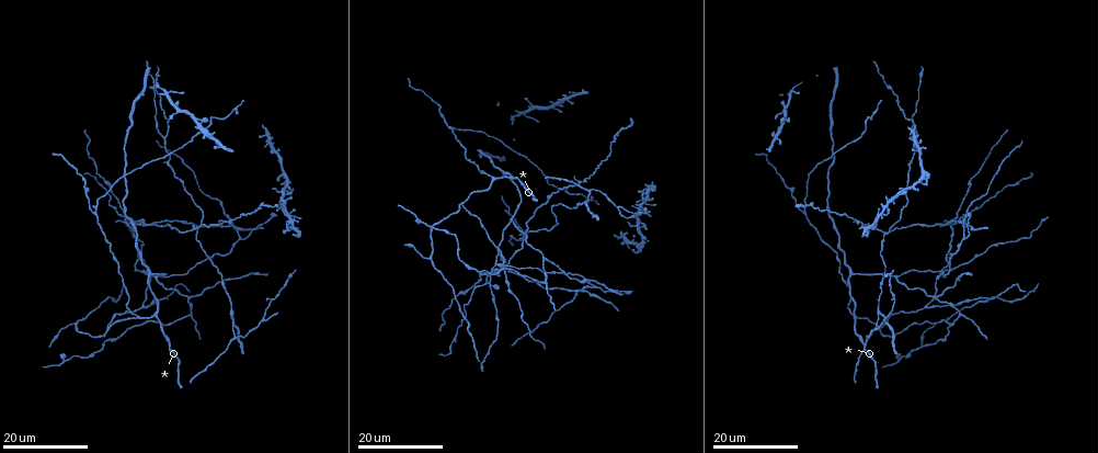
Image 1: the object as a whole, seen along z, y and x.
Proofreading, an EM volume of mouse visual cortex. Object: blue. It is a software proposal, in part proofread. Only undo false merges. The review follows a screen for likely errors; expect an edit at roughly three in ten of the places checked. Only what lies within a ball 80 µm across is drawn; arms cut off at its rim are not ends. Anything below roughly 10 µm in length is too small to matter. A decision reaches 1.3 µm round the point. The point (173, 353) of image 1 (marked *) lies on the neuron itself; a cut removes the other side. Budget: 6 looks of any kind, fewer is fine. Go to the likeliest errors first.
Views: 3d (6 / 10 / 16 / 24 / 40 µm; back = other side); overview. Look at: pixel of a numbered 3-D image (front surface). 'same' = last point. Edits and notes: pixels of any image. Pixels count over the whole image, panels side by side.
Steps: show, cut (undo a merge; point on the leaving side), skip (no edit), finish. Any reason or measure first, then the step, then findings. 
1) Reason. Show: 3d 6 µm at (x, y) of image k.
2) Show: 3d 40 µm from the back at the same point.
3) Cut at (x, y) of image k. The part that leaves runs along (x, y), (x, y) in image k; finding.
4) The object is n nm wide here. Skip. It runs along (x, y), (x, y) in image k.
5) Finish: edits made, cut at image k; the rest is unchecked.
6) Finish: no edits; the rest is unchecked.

Four-way junction. Show: 3d 16 µm at (940, 274) of image 1.

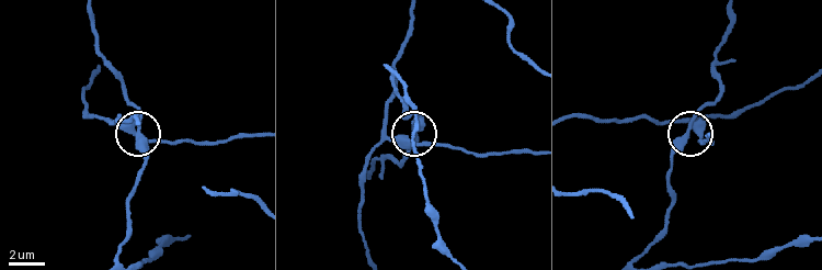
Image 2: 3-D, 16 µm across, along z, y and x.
Show: 3d 10 µm at (696, 131) of image 2.

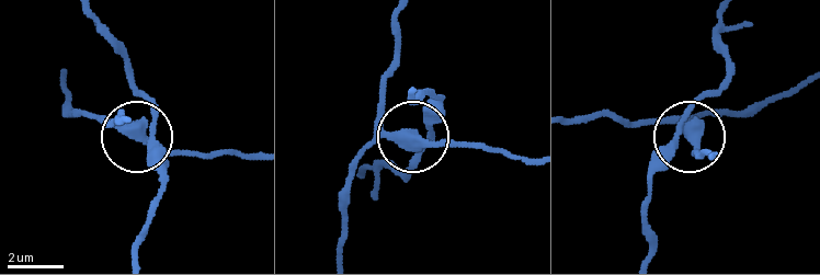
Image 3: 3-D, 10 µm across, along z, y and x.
The object is 370 nm wide here. Skip. It runs along (400, 21), (400, 56), (379, 91), (382, 127), (476, 141) in image 3; all the same neuron.

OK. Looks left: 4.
Three arms meet. Show: 3d 24 µm at (164, 136) of image 1.

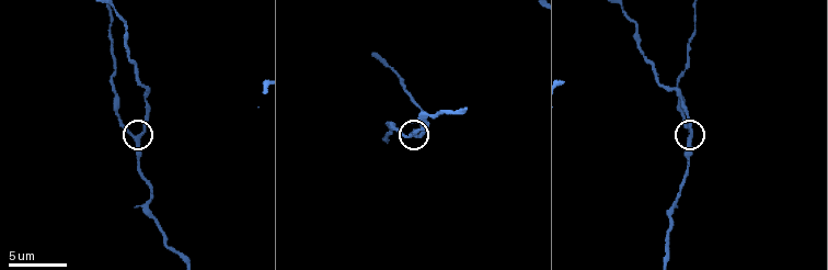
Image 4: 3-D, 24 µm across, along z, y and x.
Show: 3d 6 µm at (137, 136) of image 4.

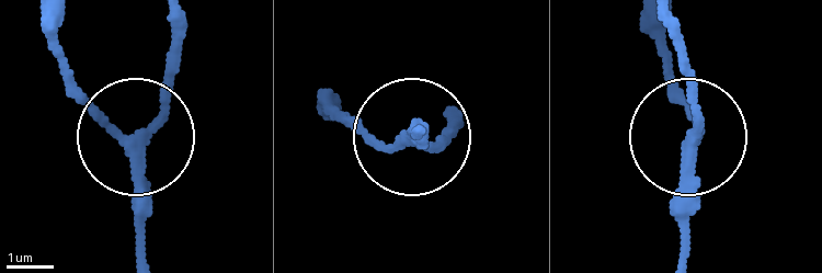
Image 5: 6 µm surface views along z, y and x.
Show: 3d 6 µm from the back at (692, 142) of image 5.

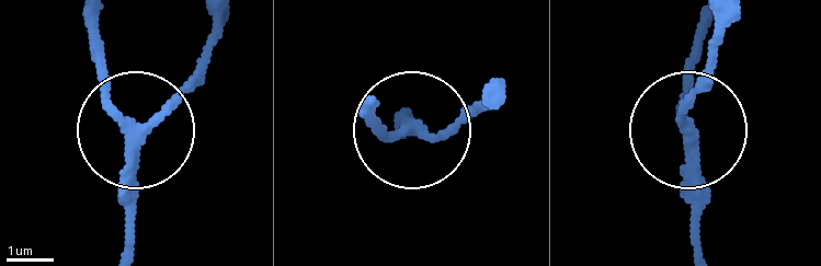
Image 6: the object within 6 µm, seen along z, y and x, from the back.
The side arm is 20 µm long. Skip. It runs along (124, 240), (127, 146), (214, 44) in image 6; all the same neuron.

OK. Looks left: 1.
Finish: no edits; the rest is unchecked.

